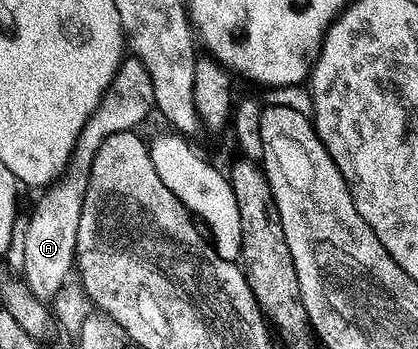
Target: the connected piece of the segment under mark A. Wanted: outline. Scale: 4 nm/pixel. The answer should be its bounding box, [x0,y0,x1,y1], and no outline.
[21,54,156,304]

